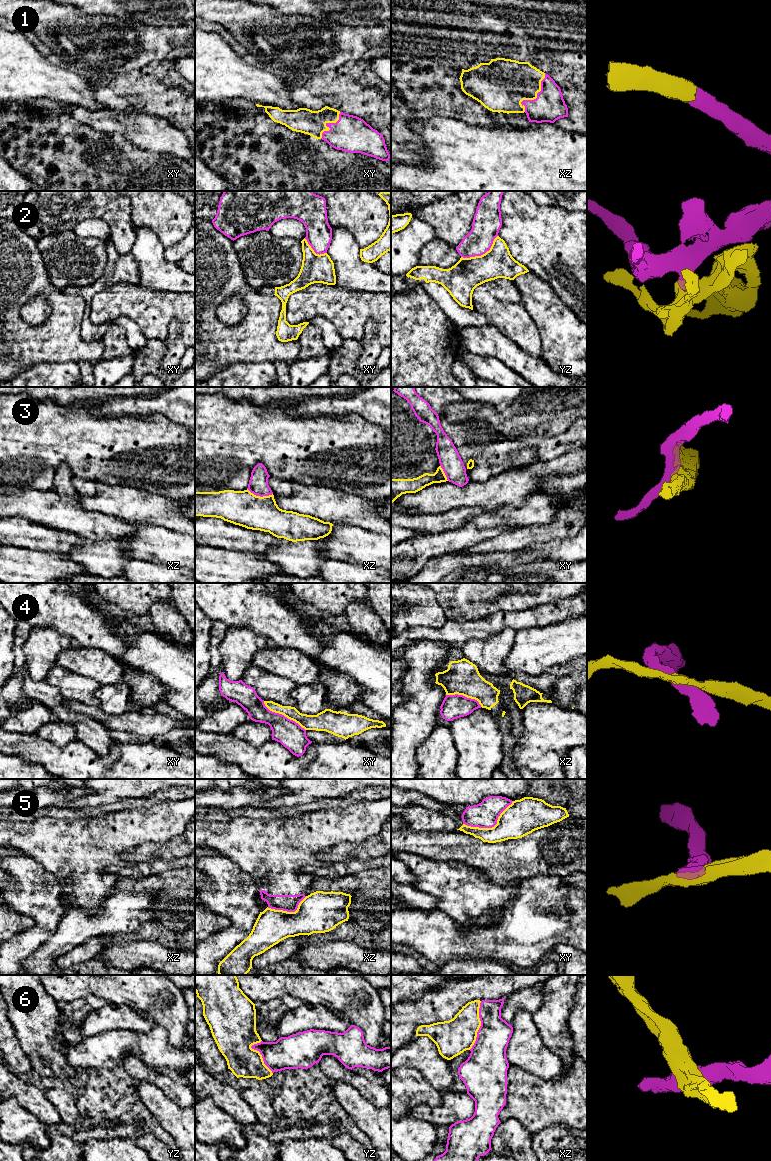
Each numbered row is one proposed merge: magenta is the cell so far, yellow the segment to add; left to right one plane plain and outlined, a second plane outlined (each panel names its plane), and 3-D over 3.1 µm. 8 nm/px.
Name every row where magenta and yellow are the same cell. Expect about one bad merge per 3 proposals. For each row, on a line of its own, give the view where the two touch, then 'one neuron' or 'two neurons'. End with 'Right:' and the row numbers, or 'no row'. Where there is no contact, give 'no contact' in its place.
1: contact in xz; one neuron
2: contact in yz; two neurons
3: contact in xz; two neurons
4: contact in xy; two neurons
5: contact in xy; two neurons
6: contact in xz; two neurons
Right: 1

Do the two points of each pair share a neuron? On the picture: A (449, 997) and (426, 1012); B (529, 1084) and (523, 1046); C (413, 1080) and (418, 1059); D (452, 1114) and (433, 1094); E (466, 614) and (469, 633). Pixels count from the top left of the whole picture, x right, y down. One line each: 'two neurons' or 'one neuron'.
A: one neuron
B: two neurons
C: two neurons
D: two neurons
E: two neurons

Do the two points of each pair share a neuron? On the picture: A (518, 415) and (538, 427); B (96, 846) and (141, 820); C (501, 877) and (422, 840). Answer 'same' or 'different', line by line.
A: same
B: same
C: same

